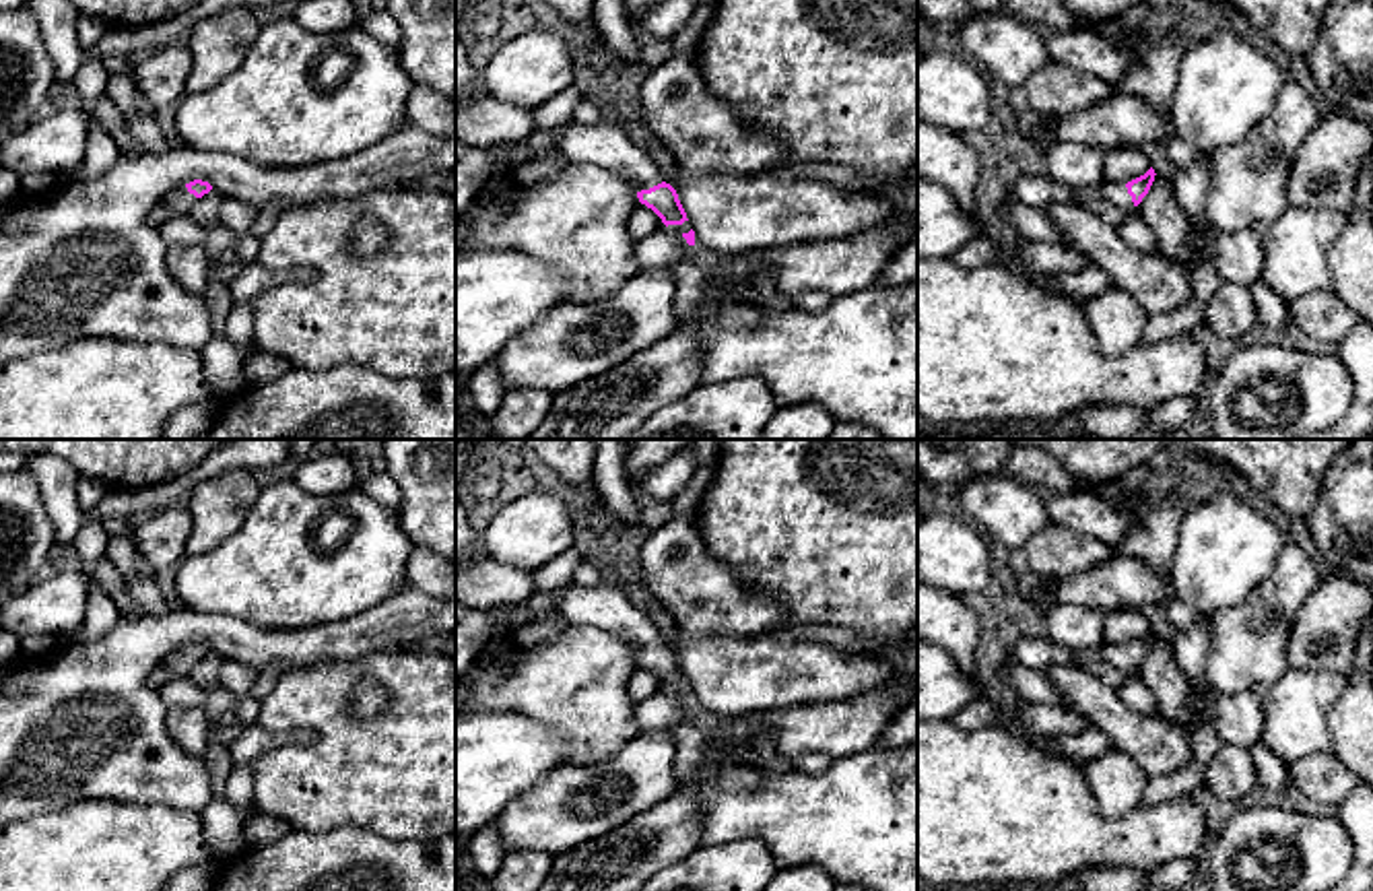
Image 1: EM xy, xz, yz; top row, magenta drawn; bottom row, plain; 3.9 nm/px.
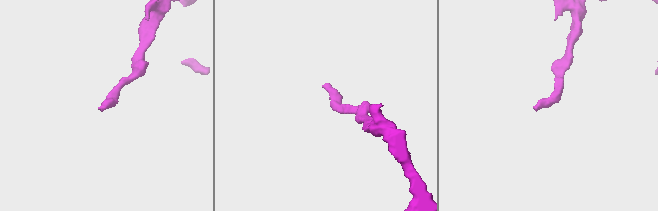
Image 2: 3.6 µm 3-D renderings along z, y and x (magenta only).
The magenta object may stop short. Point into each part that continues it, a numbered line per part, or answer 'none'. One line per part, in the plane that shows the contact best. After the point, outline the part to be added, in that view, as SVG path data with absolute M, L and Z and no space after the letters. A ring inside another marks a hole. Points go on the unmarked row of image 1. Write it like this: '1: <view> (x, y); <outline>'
1: xz (607, 607); M567 584L559 588L557 610L567 625L590 625L629 641L637 654L664 644L649 617L631 602L618 584L596 586Z

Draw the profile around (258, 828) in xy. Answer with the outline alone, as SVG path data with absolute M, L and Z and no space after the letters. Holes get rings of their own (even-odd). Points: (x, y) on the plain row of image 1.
M252 811L243 821L243 842L247 848L270 846L291 833L293 827L282 817Z

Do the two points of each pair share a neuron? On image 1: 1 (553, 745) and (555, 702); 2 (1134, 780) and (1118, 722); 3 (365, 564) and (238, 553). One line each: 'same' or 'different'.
1: different
2: different
3: same

